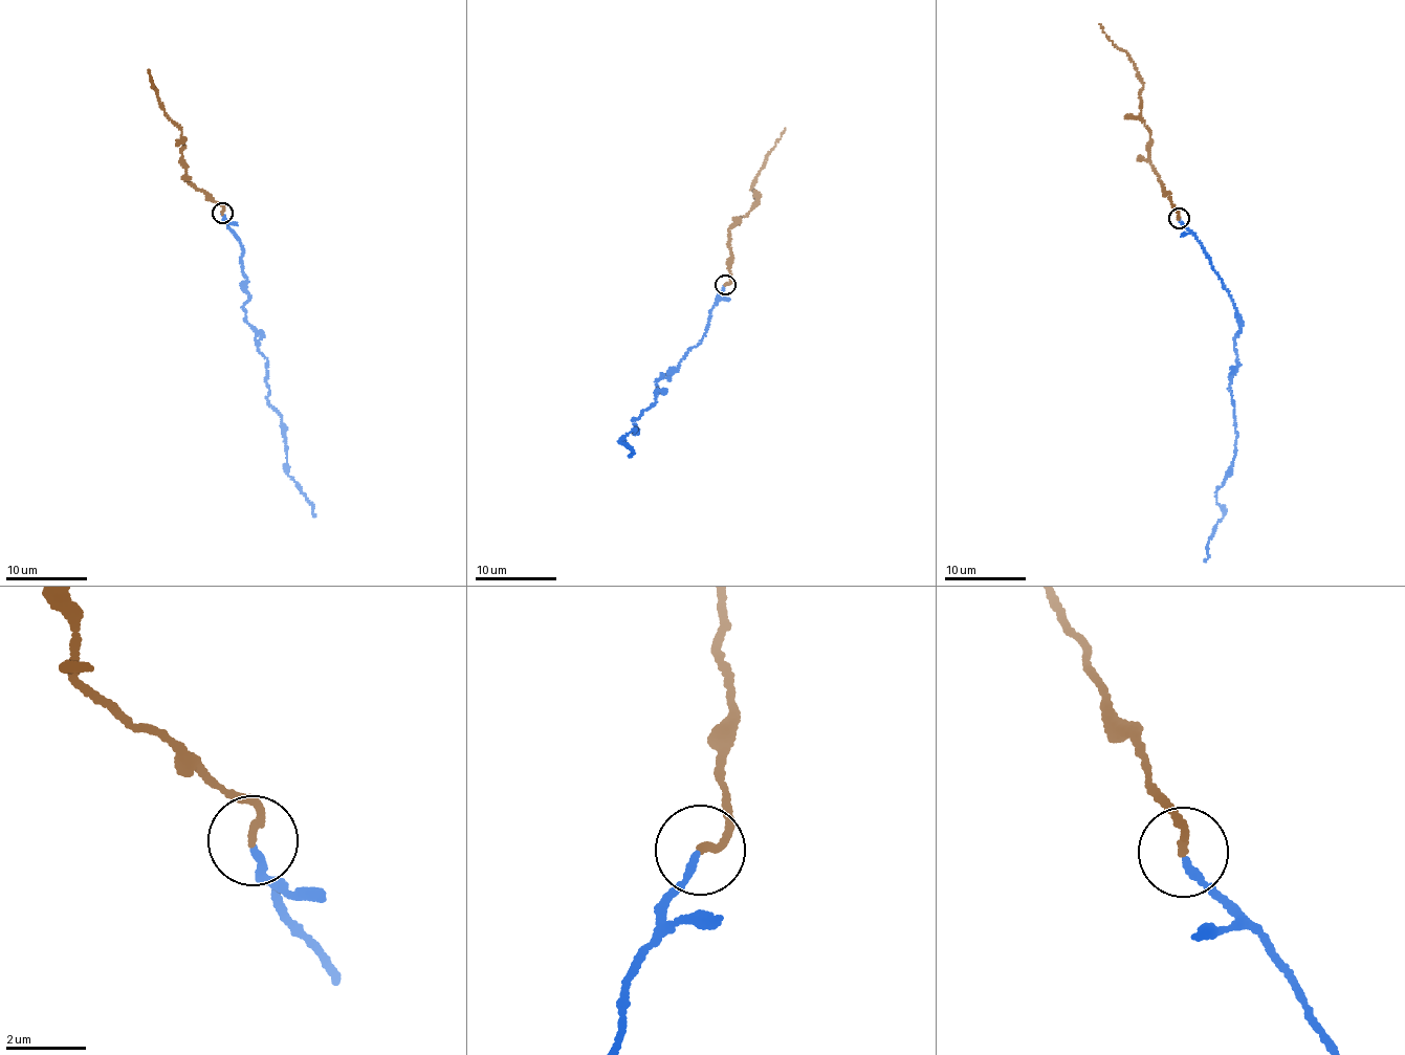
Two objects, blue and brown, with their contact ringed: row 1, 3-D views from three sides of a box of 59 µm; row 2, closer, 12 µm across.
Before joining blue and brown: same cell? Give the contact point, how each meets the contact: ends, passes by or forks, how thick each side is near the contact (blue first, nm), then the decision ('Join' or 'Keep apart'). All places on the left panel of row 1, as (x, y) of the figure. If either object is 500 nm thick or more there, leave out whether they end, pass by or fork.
Place: (222, 213). At the ring blue ends. At the ring brown ends. Thickness 160 nm (blue) against 190 nm. Join

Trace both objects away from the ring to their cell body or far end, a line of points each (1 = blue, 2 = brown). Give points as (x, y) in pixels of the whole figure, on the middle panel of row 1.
1: (725, 286), (701, 341), (673, 374), (658, 378), (656, 402), (631, 420), (636, 430), (620, 442), (631, 455)
2: (726, 285), (731, 273), (730, 228), (759, 202), (751, 189), (765, 156), (785, 128)

